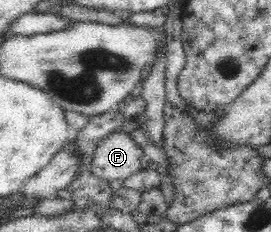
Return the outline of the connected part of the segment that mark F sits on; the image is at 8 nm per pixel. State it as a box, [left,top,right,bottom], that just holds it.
[89,132,141,182]

